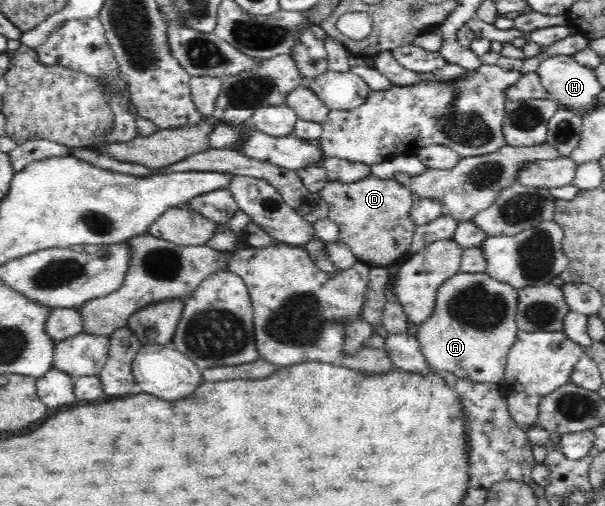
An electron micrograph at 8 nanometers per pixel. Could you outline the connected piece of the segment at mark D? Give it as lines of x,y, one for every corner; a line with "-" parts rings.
369,173
367,177
351,182
328,177
323,189
317,193
327,202
328,218
339,226
339,240
351,248
359,262
388,267
407,256
418,227
410,216
415,197
395,176
383,179

